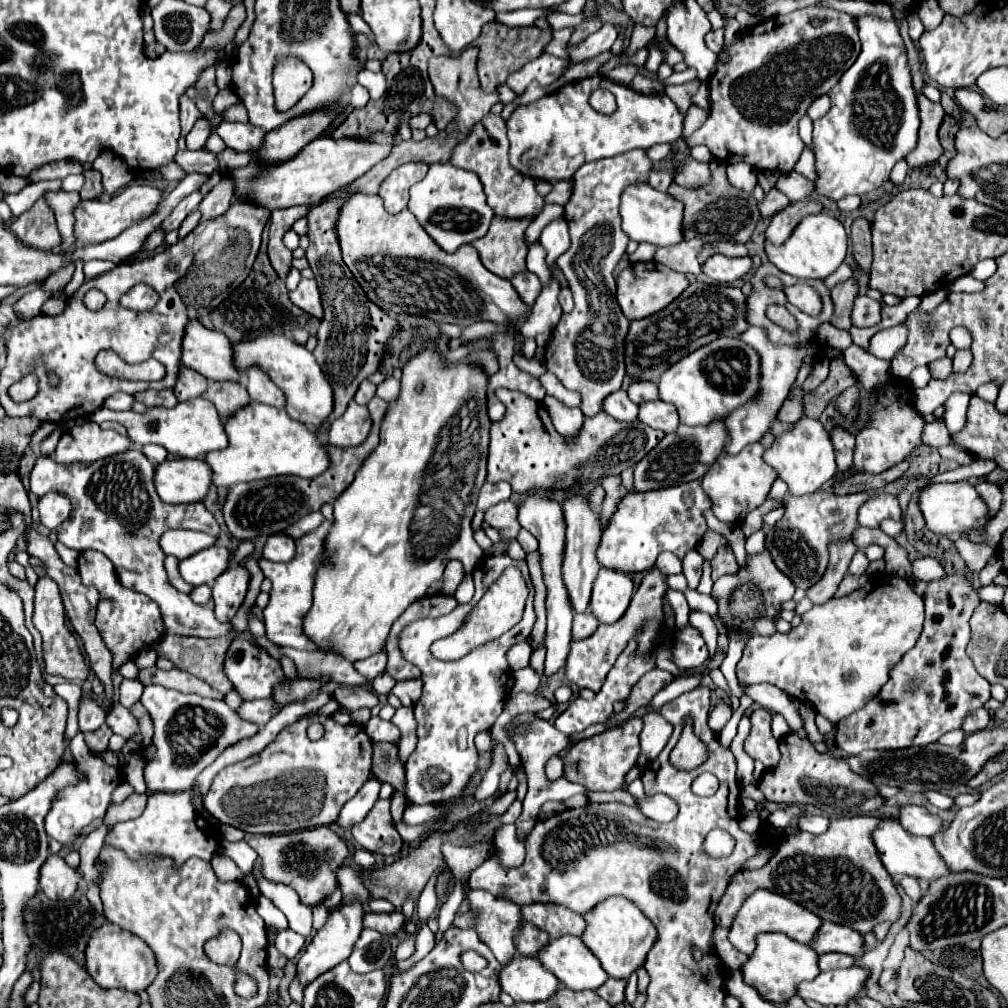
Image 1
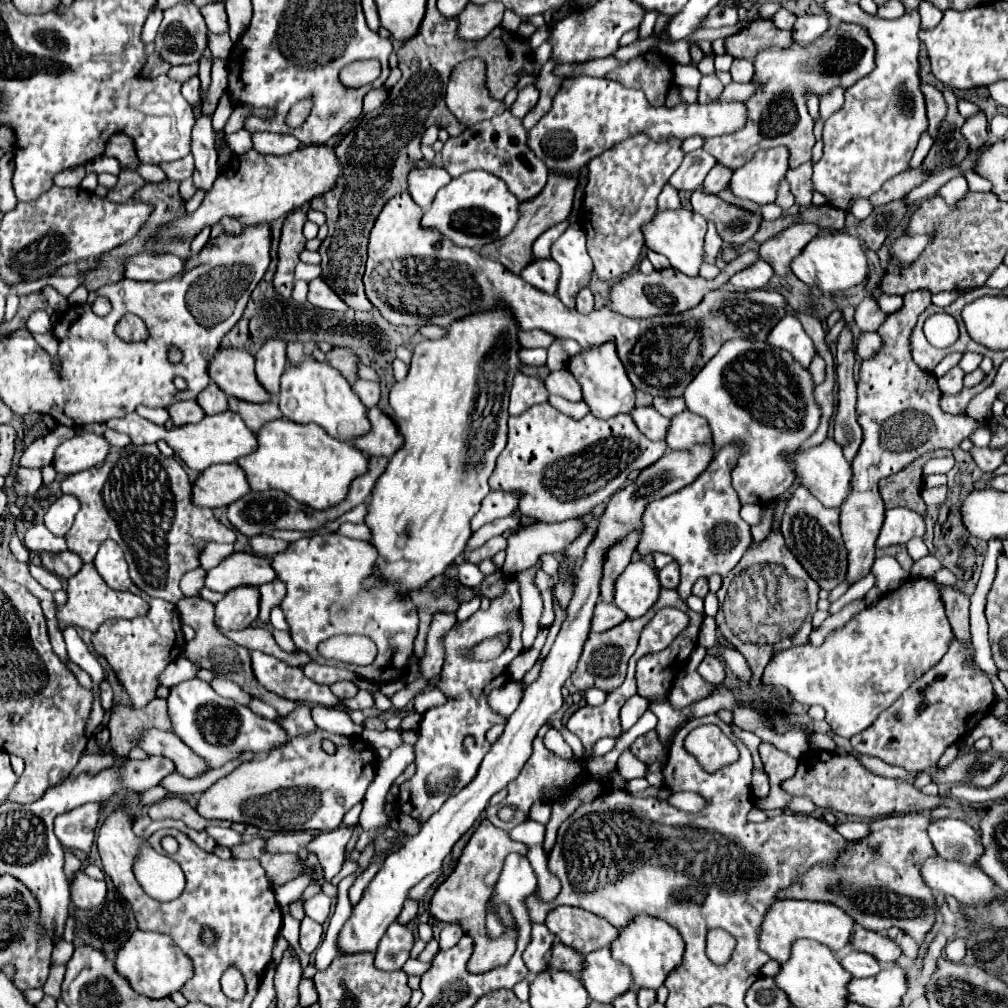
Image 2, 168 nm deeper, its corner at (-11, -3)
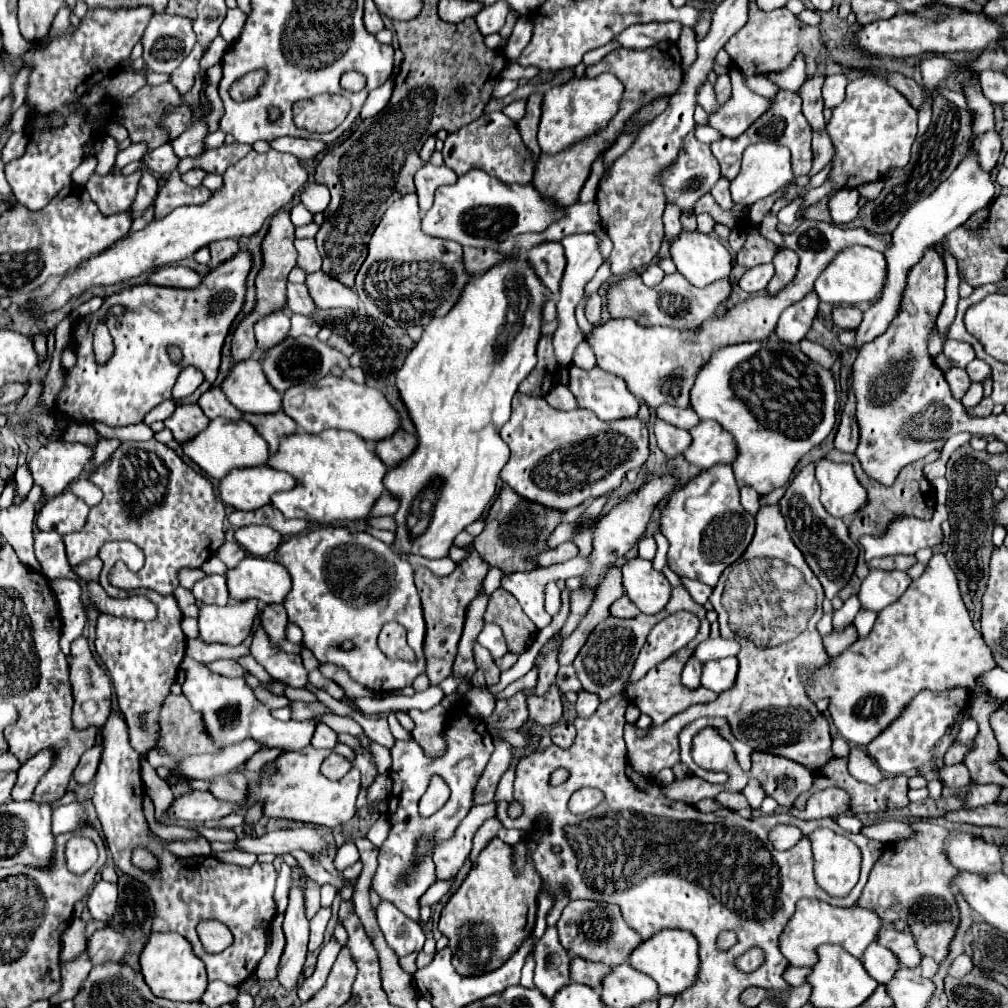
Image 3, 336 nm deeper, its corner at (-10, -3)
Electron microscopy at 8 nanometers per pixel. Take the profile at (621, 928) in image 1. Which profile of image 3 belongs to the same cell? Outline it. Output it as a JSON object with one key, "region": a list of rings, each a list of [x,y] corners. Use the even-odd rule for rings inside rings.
{"region":[[[665,930],[645,940],[639,948],[635,948],[631,952],[629,962],[635,970],[651,976],[657,982],[659,994],[677,996],[677,992],[685,992],[697,980],[697,972],[699,972],[699,950],[697,950],[699,946],[697,944],[699,942],[695,940],[695,936],[691,936],[691,932]]]}

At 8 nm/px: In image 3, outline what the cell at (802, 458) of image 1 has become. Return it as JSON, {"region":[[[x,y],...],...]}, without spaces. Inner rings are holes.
{"region":[[[821,458],[817,464],[817,480],[821,484],[821,504],[835,518],[853,516],[867,504],[867,492],[859,484],[851,464],[835,464]]]}

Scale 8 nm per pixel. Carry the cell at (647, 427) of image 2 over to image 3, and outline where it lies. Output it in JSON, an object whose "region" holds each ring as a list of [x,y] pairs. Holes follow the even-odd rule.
{"region":[[[663,420],[655,422],[655,436],[657,436],[657,444],[659,444],[661,452],[669,460],[681,456],[687,450],[687,446],[691,444],[691,434],[689,432],[681,430],[681,428],[675,428],[671,424],[665,424]]]}

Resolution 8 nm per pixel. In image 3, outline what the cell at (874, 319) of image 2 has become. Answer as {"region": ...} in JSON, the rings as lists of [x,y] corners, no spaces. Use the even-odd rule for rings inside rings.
{"region":[[[837,306],[833,312],[831,312],[831,318],[833,318],[833,324],[835,328],[839,330],[855,330],[863,318],[863,312],[855,306]]]}

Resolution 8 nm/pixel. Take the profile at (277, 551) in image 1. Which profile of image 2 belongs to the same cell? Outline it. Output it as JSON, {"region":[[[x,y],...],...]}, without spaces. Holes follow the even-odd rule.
{"region":[[[254,536],[254,538],[250,540],[250,544],[252,544],[252,550],[254,550],[256,554],[262,554],[262,556],[274,556],[274,554],[284,552],[284,550],[288,548],[288,542],[284,542],[284,540],[274,540],[274,538],[270,538],[270,536]]]}

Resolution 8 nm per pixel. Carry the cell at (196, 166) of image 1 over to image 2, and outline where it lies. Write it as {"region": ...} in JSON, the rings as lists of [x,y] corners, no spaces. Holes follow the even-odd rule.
{"region":[[[188,154],[176,162],[168,162],[168,164],[160,164],[160,168],[166,172],[166,176],[170,180],[176,180],[176,182],[182,182],[186,178],[192,178],[192,172],[194,172],[194,158]]]}

